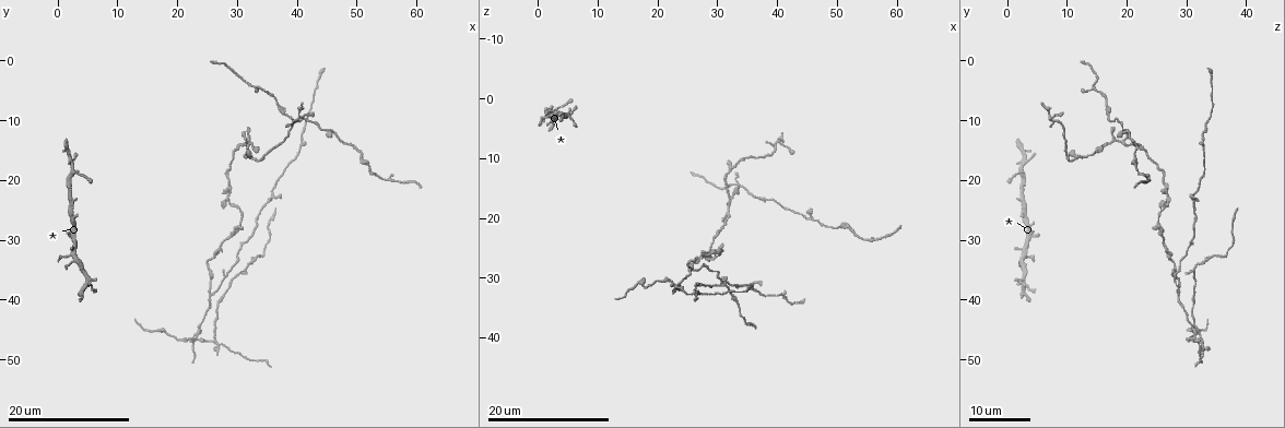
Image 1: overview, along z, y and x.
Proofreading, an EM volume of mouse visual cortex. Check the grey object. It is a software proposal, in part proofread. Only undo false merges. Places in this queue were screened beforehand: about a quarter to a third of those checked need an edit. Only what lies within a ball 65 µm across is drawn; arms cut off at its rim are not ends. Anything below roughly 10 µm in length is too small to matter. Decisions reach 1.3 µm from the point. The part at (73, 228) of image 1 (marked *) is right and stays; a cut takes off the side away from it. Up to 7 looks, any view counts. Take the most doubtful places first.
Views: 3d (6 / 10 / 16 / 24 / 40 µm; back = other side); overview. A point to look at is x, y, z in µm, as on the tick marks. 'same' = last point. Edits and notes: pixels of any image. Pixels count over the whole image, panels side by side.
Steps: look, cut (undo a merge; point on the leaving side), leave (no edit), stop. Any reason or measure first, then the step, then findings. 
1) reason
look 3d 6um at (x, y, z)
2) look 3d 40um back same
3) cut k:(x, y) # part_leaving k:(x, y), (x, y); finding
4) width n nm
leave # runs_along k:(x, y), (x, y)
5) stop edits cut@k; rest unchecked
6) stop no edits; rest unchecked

arms part here
look 3d 24um at (26.0, 39.0, 29.0)

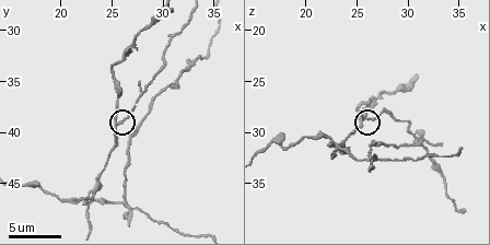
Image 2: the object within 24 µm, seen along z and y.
zoom in
look 3d 6um at (25.8, 39.0, 28.8)

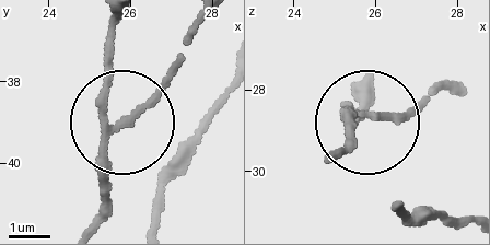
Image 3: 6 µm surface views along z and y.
side_arm 45 um
cut 3:(106, 63) # part_leaving 3:(108, 126), (108, 24); two cells meet here

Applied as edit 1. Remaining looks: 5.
see it whole again
look overview

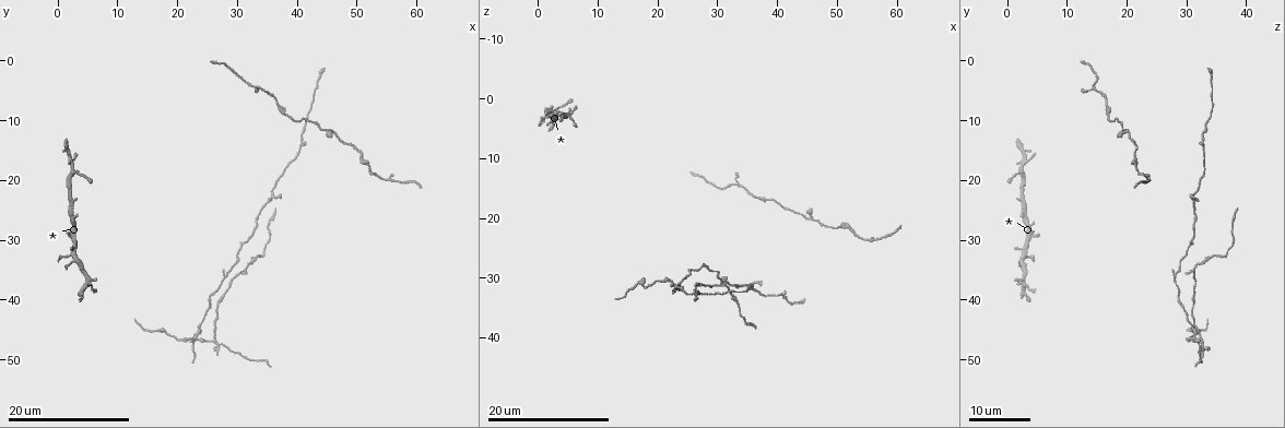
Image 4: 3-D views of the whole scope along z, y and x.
side arm on a straight run
look 3d 16um at (32.5, 4.0, 14.5)

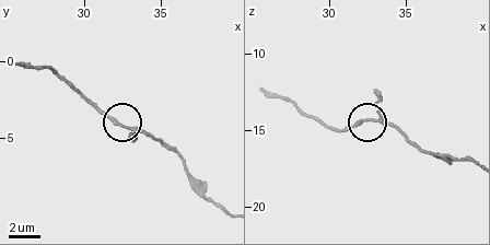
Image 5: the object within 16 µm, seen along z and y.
look 3d 6um at (32.6, 4.2, 14.2)

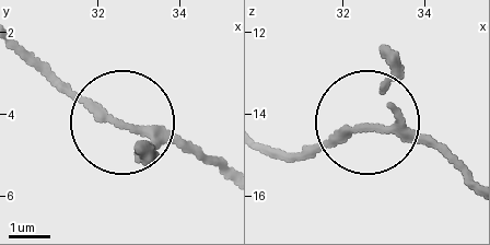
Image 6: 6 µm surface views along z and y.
width 170 nm
leave # continuous, no second cell

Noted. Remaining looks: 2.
stop edits cut@3; rest unchecked

